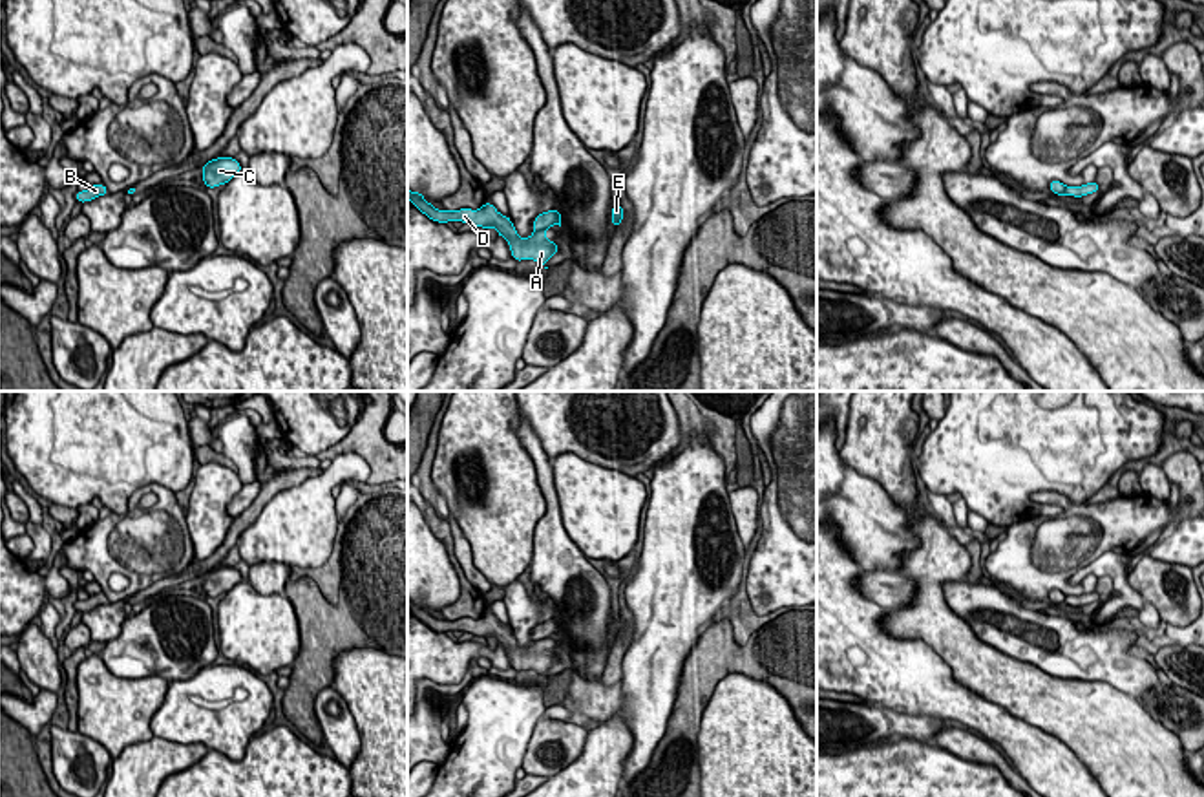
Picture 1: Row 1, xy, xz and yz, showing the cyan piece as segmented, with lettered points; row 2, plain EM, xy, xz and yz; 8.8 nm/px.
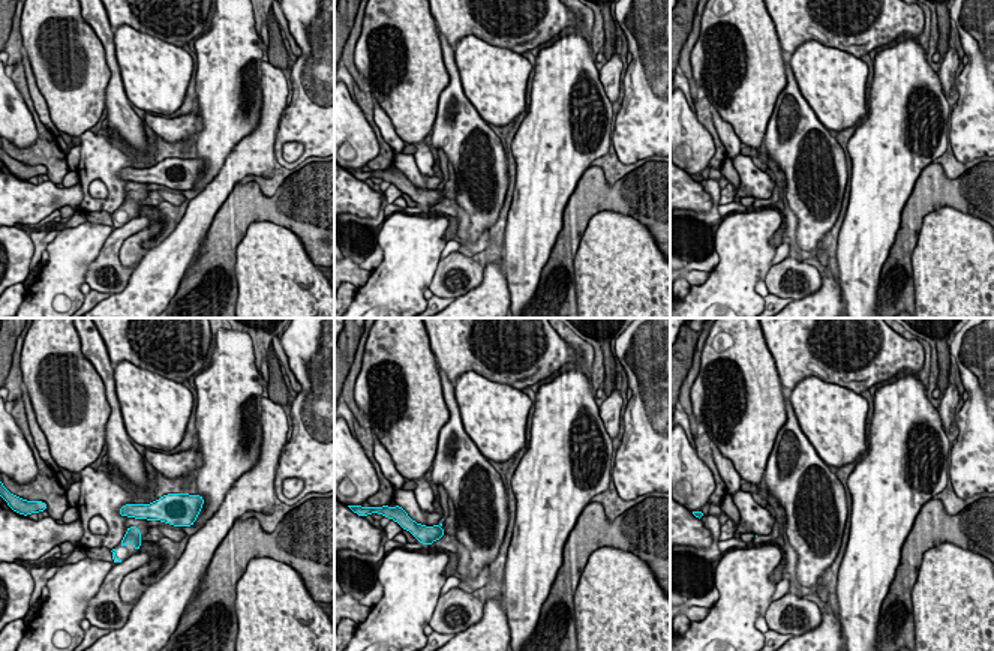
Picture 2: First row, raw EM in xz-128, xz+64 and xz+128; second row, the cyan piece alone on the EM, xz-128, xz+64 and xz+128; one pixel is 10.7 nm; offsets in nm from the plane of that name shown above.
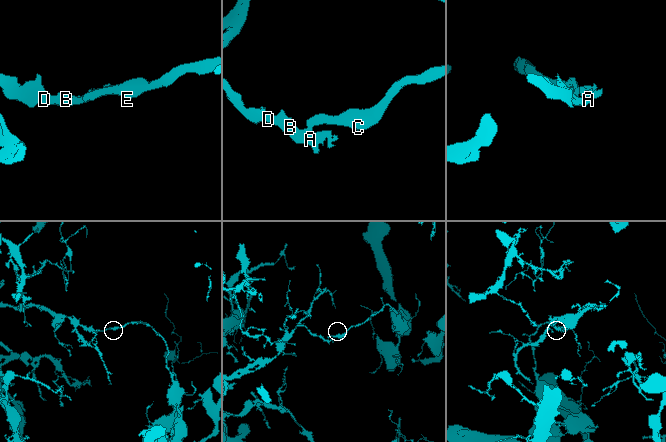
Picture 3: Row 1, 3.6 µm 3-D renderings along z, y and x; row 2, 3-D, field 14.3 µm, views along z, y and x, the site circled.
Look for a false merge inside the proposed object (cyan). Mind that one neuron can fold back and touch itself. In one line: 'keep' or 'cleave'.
cleave

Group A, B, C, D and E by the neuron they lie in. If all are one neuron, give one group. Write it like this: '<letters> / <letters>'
A B D / C E

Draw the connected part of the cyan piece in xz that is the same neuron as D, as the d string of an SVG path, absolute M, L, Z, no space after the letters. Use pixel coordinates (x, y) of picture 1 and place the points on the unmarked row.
M407 600L407 609L429 629L437 632L448 632L448 631L462 631L471 632L473 636L497 638L497 645L502 645L512 660L512 667L515 671L523 669L533 669L544 678L548 669L555 665L555 662L561 658L555 649L546 649L546 640L535 640L530 647L521 647L508 625L502 625L497 622L497 618L486 611L479 620L471 618L460 618L460 620L437 620L431 612L424 609L420 601Z

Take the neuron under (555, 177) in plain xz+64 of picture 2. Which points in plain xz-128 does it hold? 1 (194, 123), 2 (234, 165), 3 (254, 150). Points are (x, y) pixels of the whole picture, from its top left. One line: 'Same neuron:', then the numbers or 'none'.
Same neuron: none

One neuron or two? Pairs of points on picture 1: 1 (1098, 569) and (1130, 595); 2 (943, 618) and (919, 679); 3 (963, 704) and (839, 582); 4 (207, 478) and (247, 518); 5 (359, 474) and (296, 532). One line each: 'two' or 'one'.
1: one
2: two
3: one
4: two
5: one

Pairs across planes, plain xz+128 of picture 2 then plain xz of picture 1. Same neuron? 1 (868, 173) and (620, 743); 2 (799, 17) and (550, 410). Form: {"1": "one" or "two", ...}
{"1": "two", "2": "one"}

